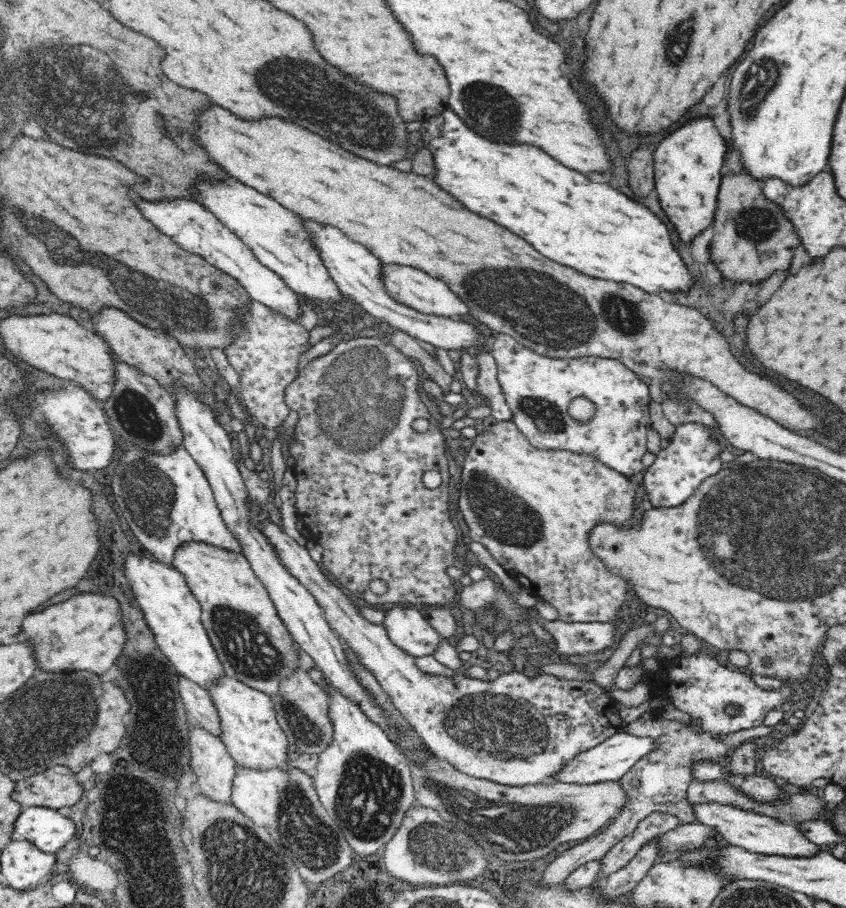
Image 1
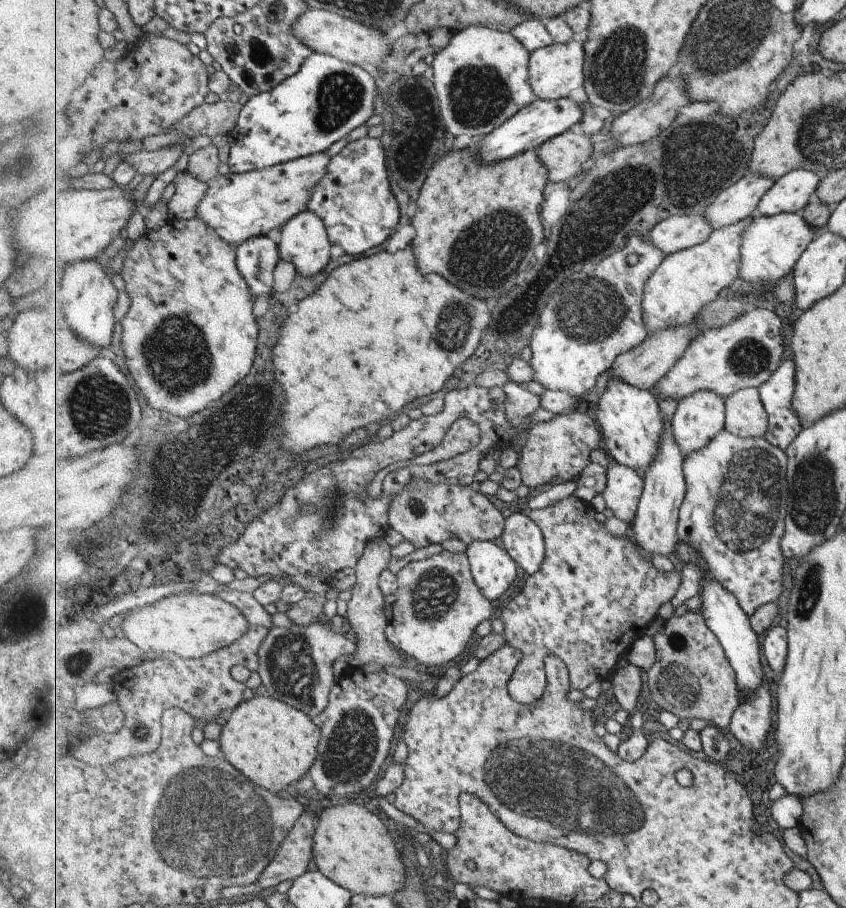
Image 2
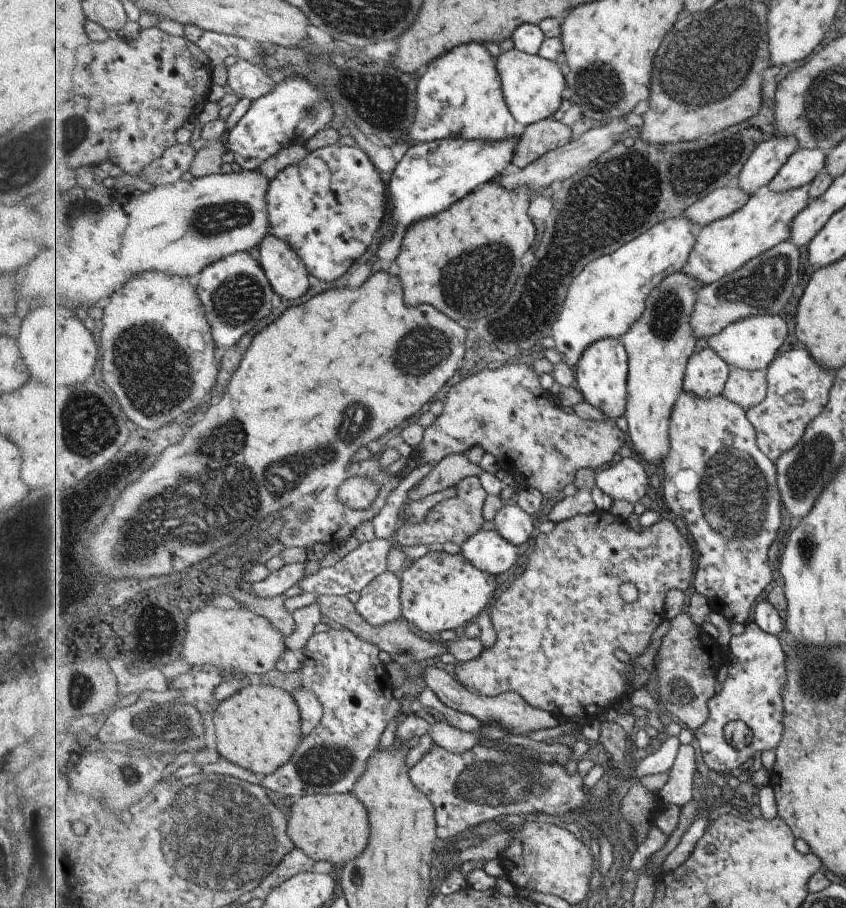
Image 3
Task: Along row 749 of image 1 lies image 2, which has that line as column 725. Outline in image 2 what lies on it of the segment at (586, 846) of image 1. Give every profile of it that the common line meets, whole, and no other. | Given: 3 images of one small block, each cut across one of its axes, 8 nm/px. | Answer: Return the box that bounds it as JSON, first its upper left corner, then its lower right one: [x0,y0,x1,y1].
[646,612,741,731]

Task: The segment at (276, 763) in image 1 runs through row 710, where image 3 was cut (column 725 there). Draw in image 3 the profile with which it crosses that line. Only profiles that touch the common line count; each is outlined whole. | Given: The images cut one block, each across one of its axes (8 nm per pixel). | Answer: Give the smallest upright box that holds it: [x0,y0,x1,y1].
[681,185,811,285]

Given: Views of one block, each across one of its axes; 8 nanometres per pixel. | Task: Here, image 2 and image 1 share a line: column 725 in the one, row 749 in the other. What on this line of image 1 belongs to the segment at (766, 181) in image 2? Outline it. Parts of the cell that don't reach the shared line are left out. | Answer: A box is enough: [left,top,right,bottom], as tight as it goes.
[188,727,237,805]

